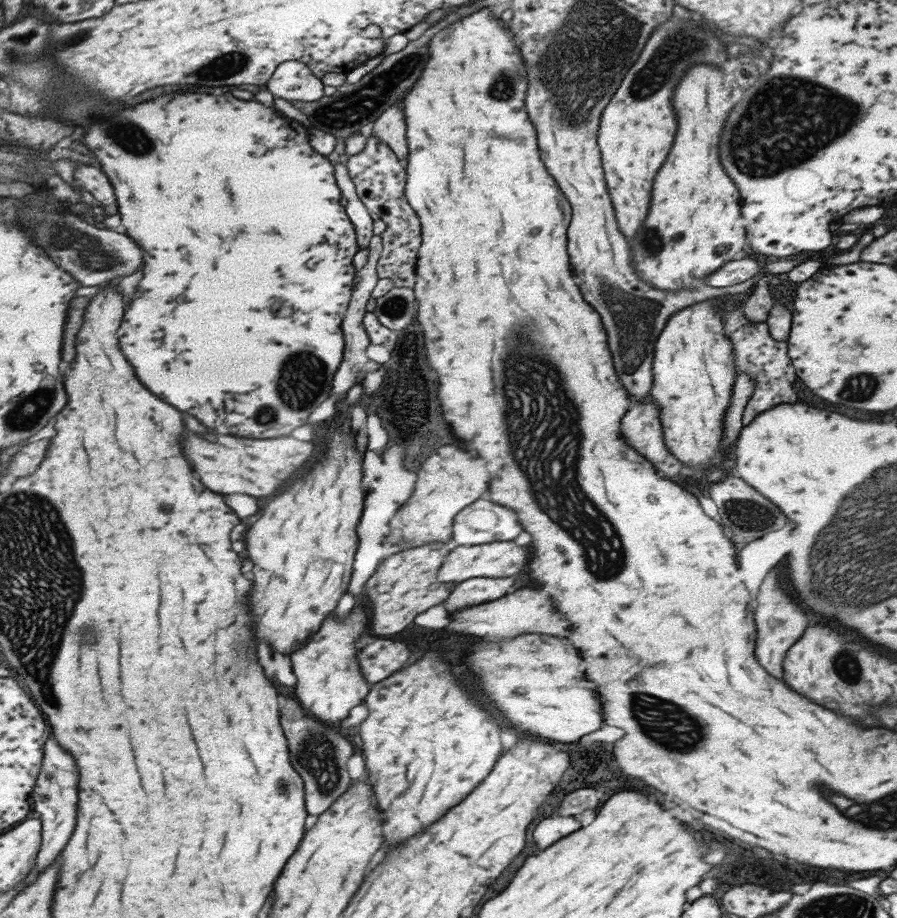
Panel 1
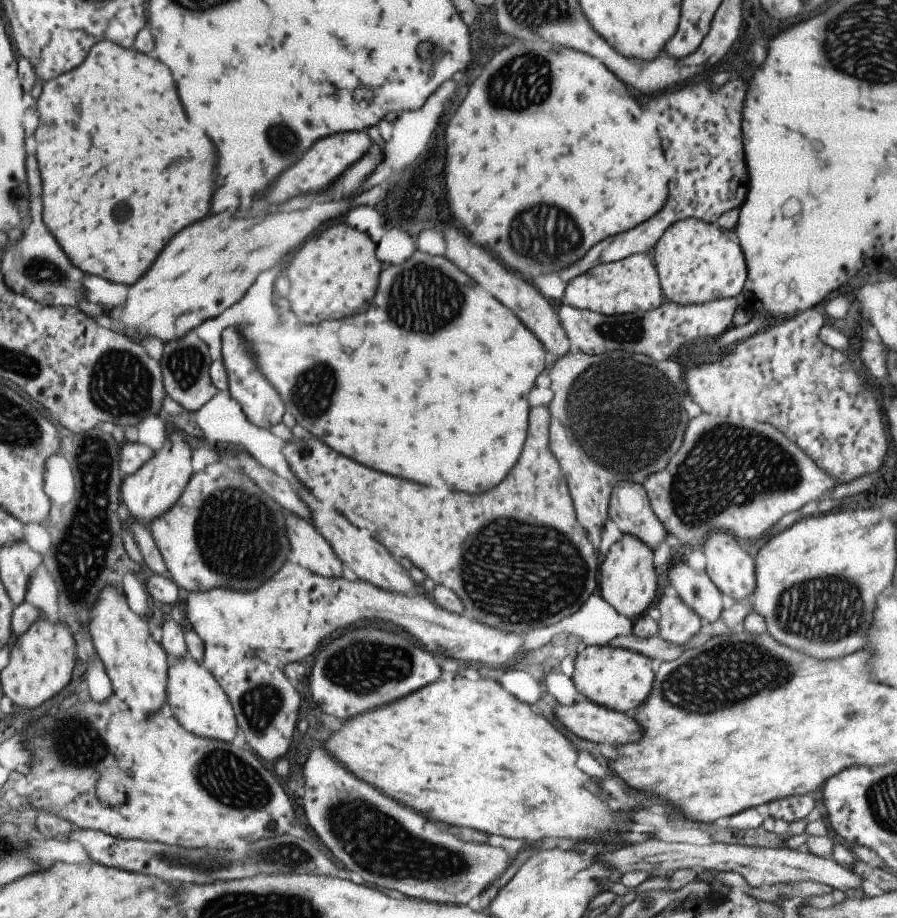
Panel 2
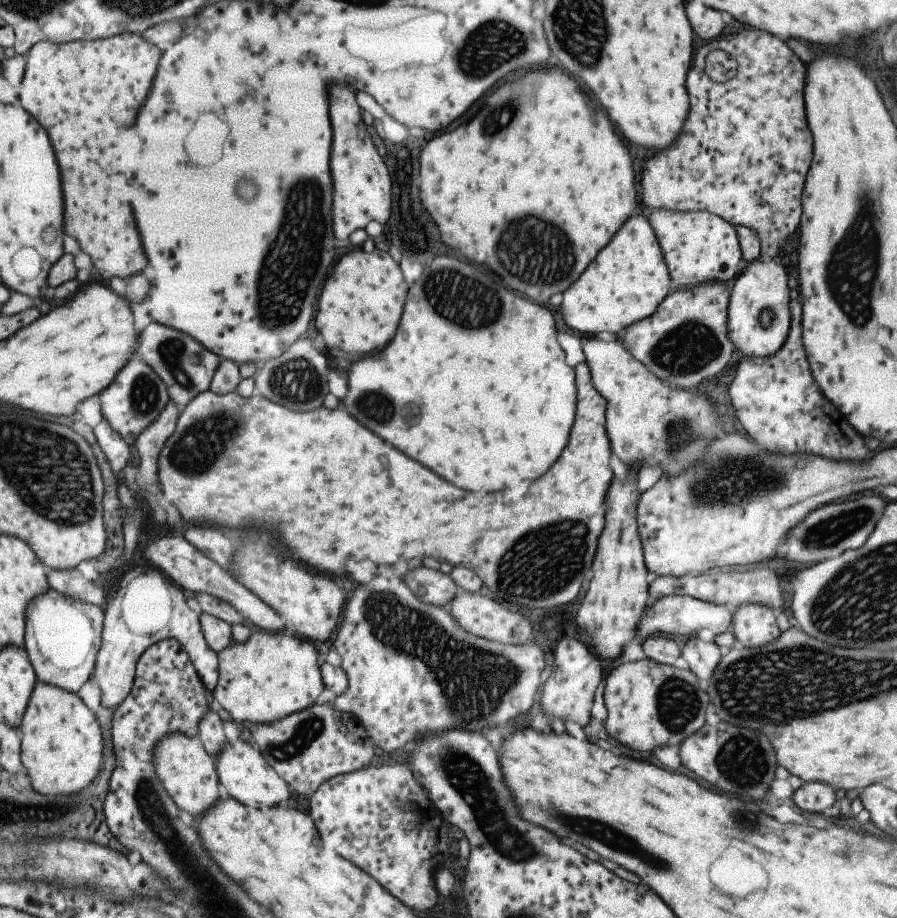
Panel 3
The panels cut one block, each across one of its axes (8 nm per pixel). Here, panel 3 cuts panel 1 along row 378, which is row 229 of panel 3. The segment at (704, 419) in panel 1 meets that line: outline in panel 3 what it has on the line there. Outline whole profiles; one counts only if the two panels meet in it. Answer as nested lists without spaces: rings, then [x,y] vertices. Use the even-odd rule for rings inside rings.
[[[652,210],[647,217],[653,229],[673,288],[694,287],[717,281],[727,282],[737,274],[742,259],[734,227],[707,211]]]

